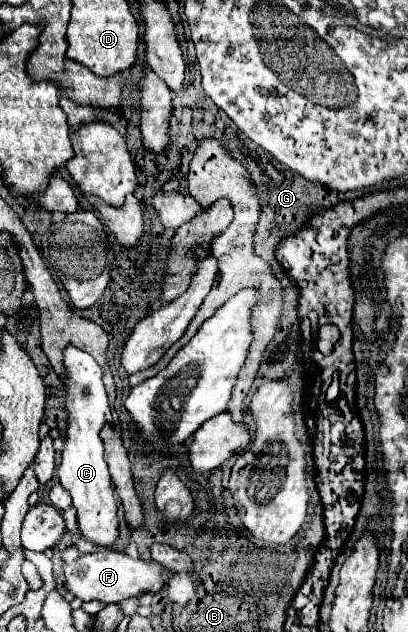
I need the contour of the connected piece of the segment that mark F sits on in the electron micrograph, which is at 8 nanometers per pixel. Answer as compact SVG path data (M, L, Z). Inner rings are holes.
M101 548L93 554L83 554L75 562L67 564L65 576L73 596L85 602L101 600L105 604L113 604L123 598L135 598L143 592L159 592L167 584L167 580L173 576L173 572L161 568L161 564L157 562L147 562L143 558L131 558L123 552Z

